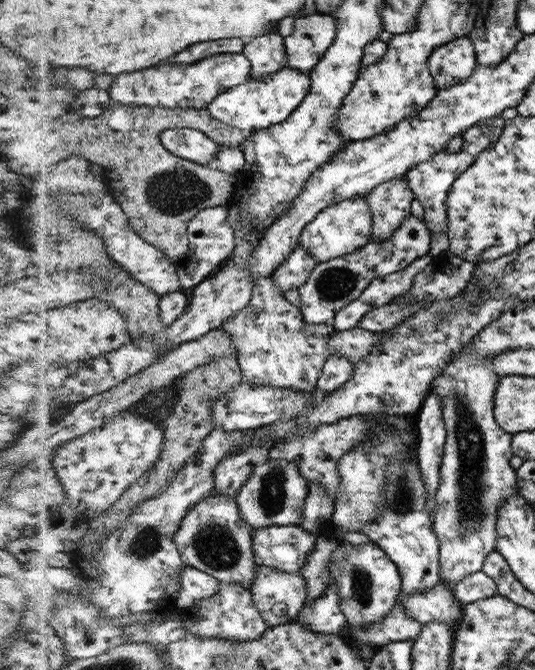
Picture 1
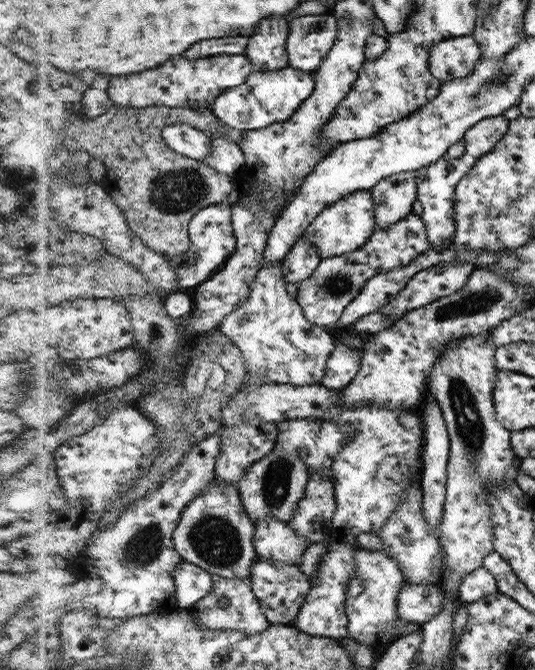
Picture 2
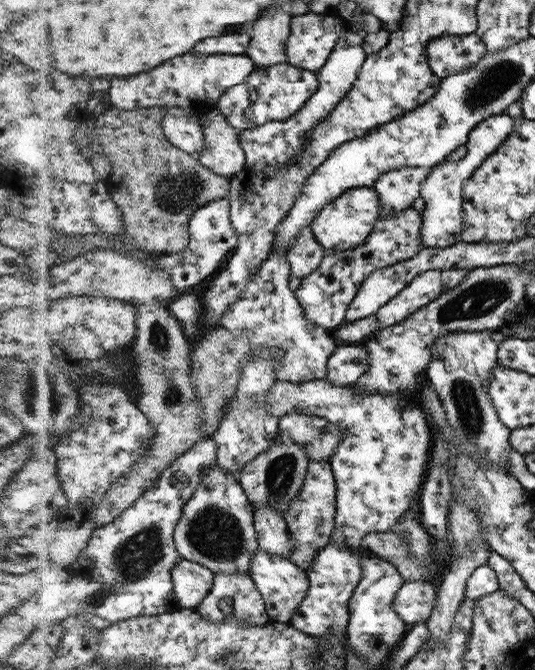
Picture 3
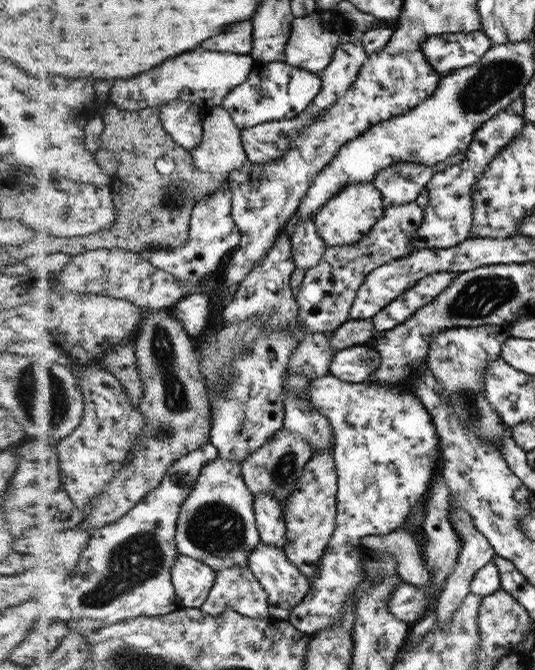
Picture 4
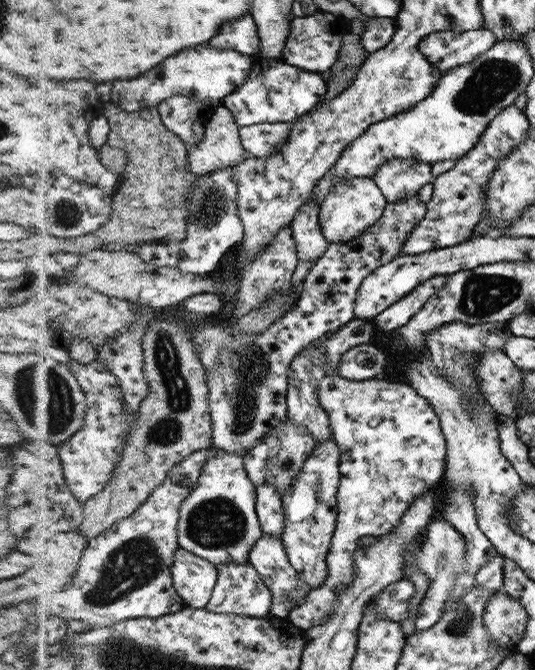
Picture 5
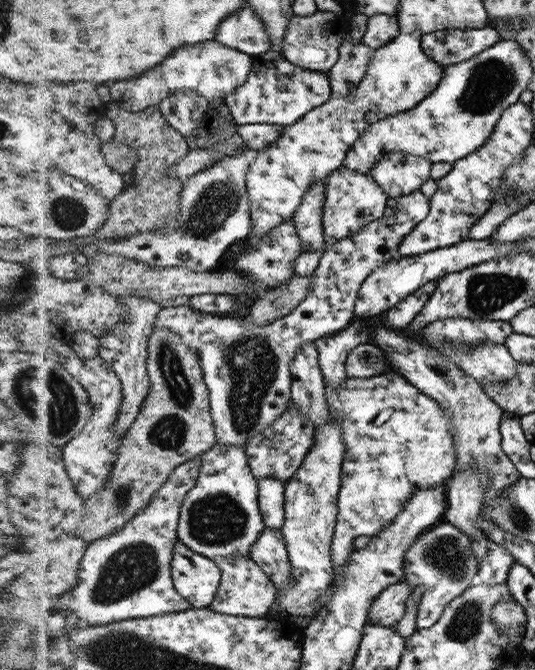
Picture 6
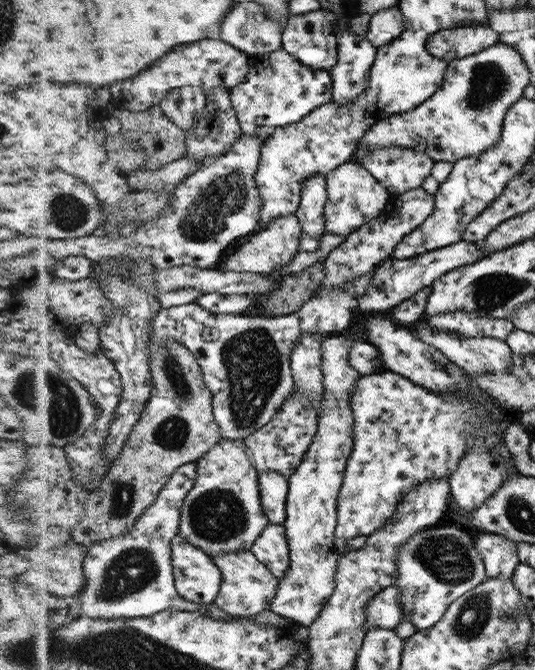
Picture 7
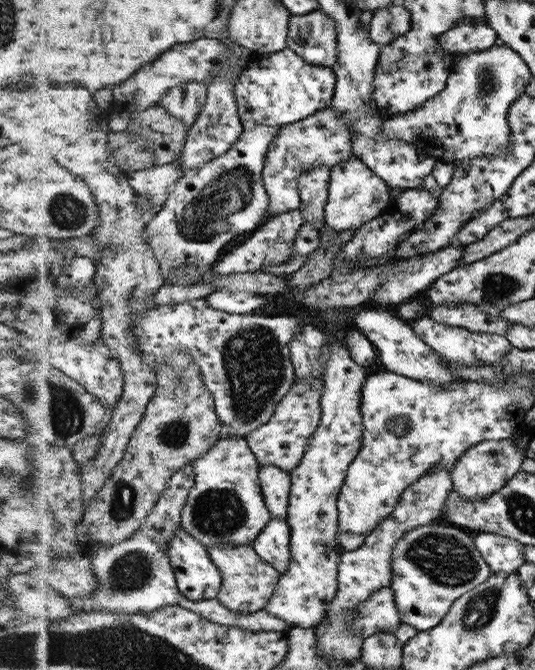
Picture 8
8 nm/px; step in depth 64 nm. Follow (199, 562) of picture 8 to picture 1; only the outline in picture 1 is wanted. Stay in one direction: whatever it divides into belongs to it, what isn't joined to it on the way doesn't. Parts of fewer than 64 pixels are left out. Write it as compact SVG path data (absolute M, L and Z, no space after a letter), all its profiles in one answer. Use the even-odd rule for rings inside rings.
M191 565L182 571L180 582L182 582L182 593L178 602L180 612L196 607L201 601L220 594L221 580Z

